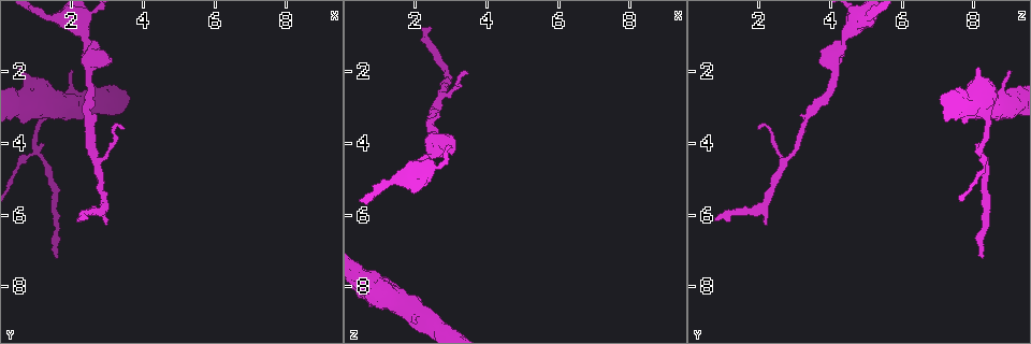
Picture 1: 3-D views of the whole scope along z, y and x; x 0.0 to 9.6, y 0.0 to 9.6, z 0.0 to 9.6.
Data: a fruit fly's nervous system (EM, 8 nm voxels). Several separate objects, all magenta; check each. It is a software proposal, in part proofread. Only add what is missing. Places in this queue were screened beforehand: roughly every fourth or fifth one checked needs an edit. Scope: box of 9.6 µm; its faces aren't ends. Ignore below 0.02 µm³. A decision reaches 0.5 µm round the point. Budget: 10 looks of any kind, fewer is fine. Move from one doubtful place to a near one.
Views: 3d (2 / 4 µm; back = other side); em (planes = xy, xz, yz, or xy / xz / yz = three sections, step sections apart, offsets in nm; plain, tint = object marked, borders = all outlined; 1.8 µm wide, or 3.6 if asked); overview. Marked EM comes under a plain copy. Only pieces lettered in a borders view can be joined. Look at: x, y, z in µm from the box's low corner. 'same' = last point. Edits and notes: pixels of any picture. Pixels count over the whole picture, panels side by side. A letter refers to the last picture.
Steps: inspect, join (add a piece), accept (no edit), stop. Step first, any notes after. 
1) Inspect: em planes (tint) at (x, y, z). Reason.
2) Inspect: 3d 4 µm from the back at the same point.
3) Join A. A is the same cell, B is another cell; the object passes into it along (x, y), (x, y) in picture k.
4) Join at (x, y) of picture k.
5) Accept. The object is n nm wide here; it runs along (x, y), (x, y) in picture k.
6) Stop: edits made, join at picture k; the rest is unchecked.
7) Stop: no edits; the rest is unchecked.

Inspect: em xz step 16 (borders) at (2.20, 6.10, 0.70). Free end.

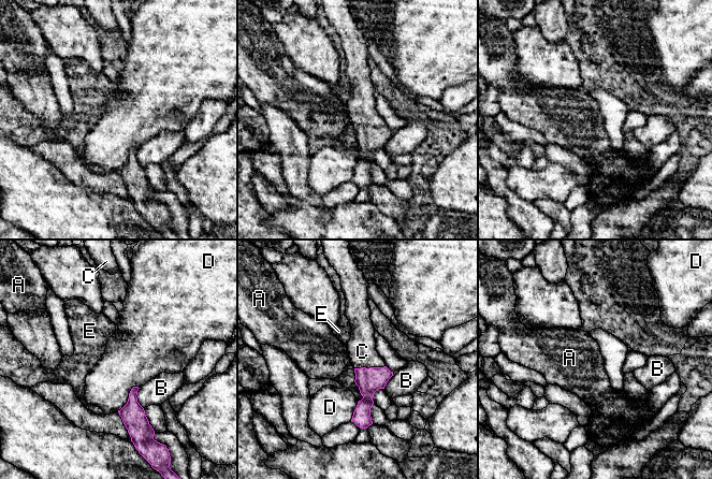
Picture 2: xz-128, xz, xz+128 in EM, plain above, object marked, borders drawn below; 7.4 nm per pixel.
Inspect: em planes (borders) at the same point. Cut it another way.

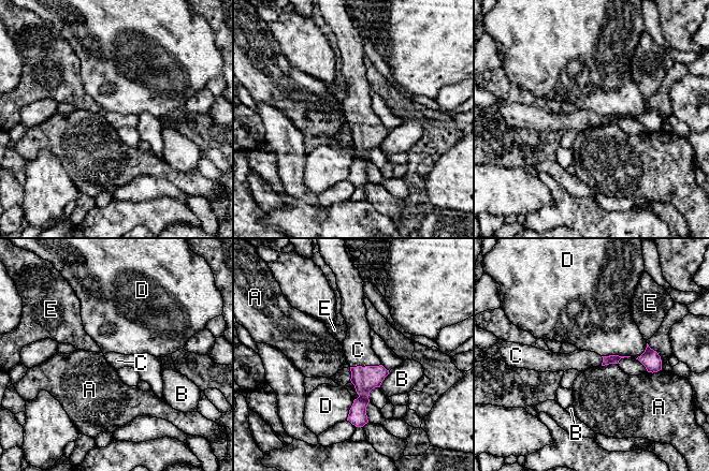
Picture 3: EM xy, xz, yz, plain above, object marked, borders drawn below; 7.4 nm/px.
Join C. C is the same cell, A, B, D and E are other cells; the object passes into it along (364, 379), (365, 366), (358, 350) in picture 3; it goes on there.

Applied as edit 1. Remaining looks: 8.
Inspect: 3d 4 µm from the back at (3.40, 3.55, 2.05). Free end.

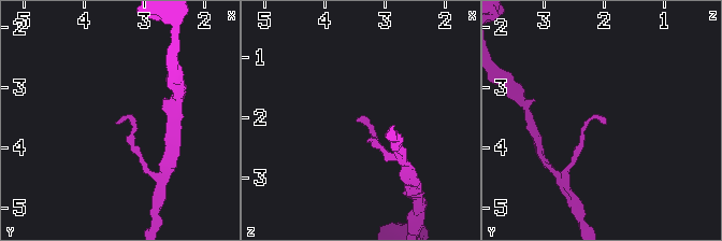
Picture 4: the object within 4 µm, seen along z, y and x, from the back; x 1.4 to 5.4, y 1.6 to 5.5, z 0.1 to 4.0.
Inspect: em planes (tint) at (3.50, 3.60, 2.05). Need the tissue.

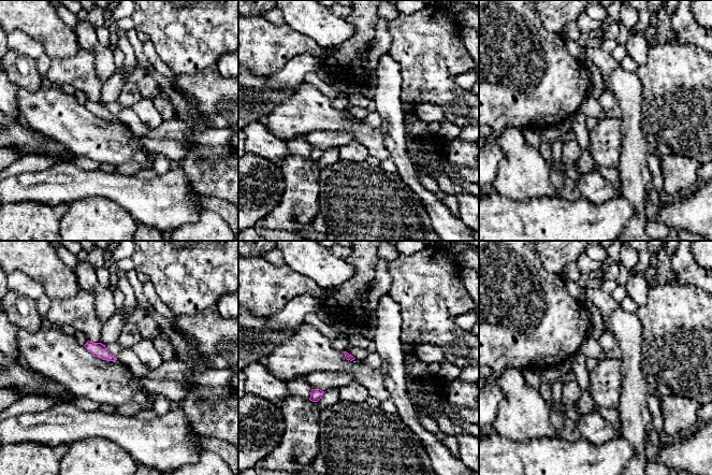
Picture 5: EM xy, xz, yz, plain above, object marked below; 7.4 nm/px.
Inspect: em planes (borders) at the same point. See the neighbours.

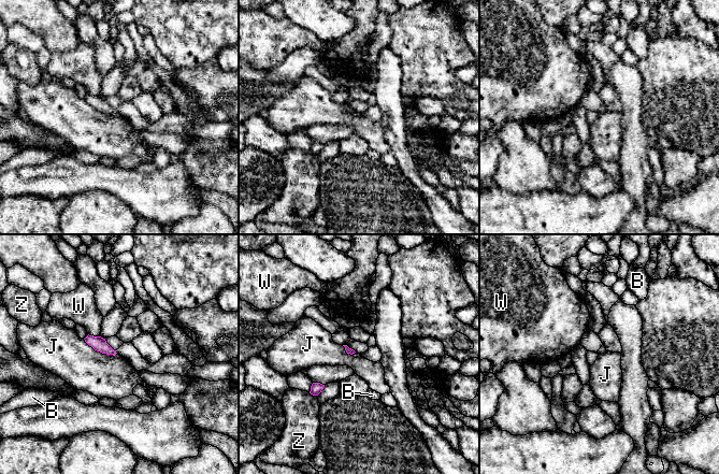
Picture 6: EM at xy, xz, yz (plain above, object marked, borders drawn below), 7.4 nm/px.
Accept. B, J, W and Z are other cells; no lettered piece goes on from it.

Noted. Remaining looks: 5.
Inspect: 3d 2 µm at (1.60, 7.20, 8.20). An open end.

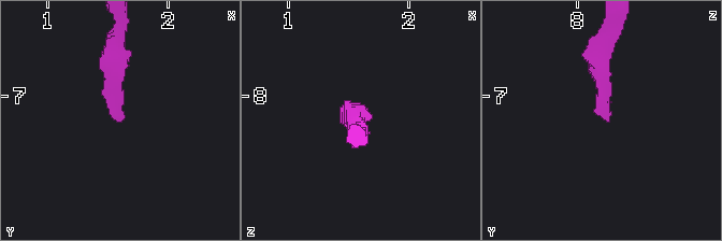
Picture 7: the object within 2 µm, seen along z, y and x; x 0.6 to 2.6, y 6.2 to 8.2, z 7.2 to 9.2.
Inspect: em planes (borders) at (1.60, 7.20, 8.18).

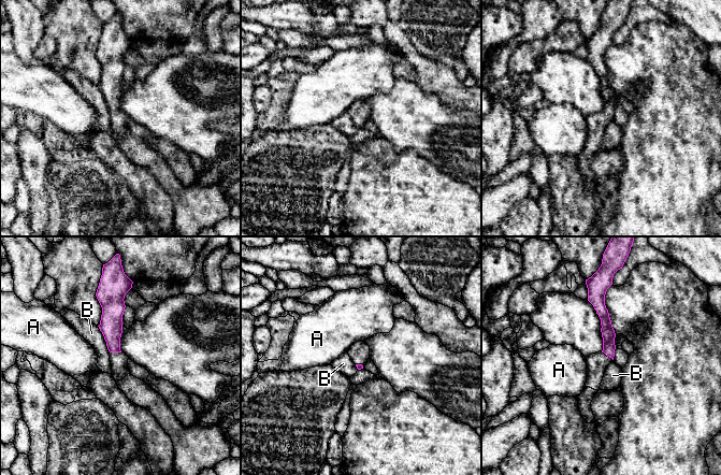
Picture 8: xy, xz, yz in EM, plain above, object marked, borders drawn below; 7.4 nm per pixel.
Accept. A and B are other cells; it runs along (590, 293), (604, 315), (611, 354) in picture 8; none of them fits.

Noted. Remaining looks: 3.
Inspect: 3d 2 µm at (1.95, 1.90, 9.00). Free end.

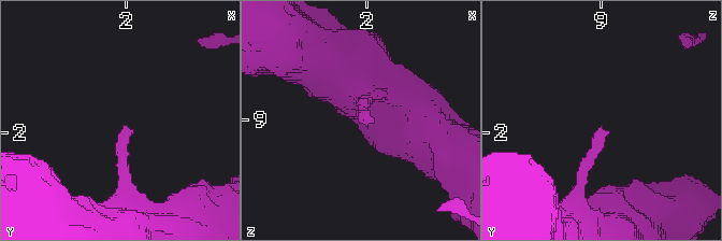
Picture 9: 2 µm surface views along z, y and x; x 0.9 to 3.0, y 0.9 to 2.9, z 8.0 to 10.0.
Inspect: em yz step 8 (tint) at (2.00, 1.92, 9.00). Now the EM.

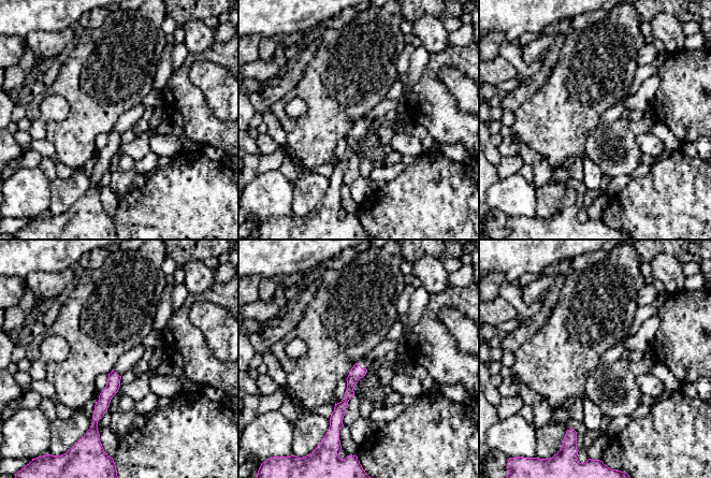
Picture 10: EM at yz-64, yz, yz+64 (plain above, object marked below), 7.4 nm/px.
Inspect: em yz step 8 (borders) at the same point.

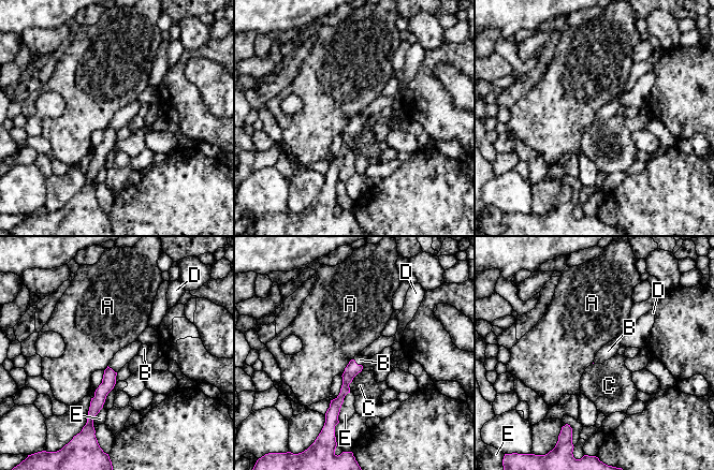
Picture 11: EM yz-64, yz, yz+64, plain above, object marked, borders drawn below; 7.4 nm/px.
Join B. B is the same cell, A, C, D and E are other cells; the object passes into it along (352, 369), (356, 364), (360, 360) in picture 11; the neuron continues.

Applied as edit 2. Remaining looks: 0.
Stop: edits made, join at picture 3, join at picture 11; the rest is unchecked.

